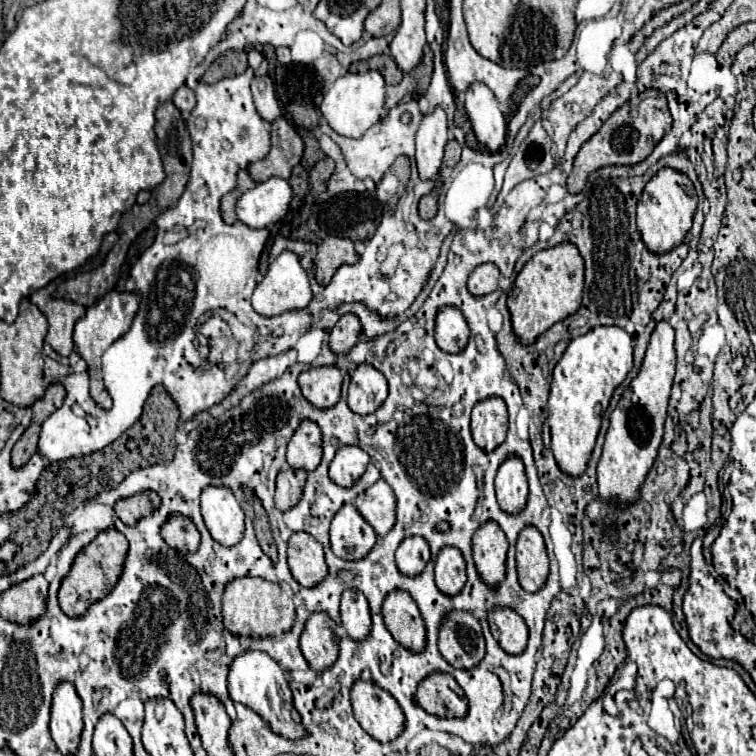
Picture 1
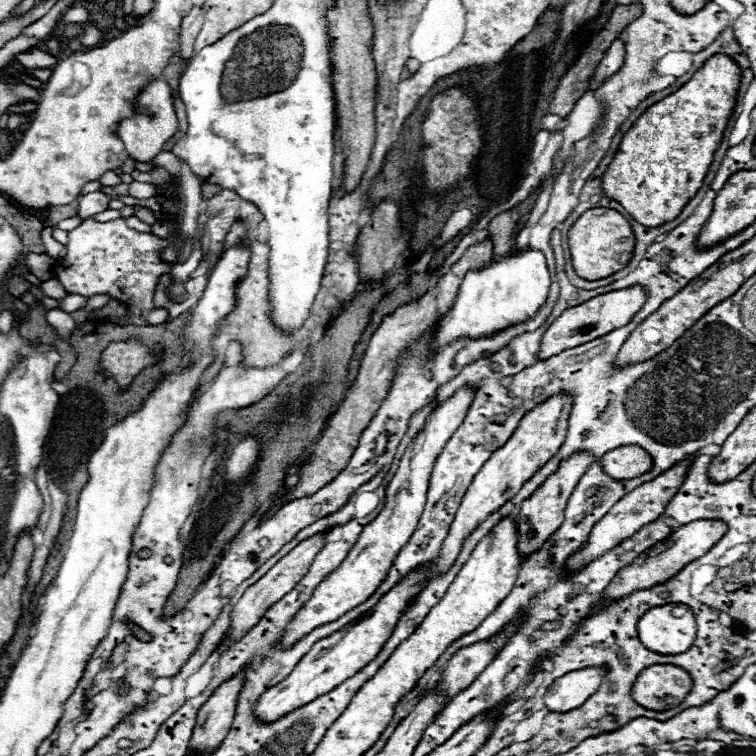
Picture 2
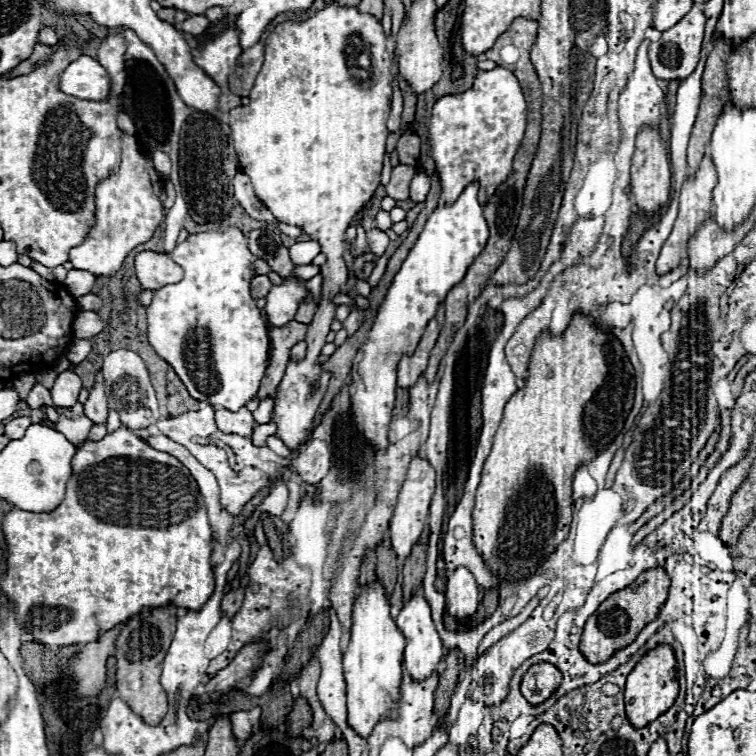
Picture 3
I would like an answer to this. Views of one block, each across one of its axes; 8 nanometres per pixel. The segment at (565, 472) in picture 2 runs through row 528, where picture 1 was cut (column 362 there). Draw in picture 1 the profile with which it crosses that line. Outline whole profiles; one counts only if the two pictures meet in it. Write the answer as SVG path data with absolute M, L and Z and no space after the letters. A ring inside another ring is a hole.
M346 502L332 518L330 546L340 558L364 558L376 542L376 532L360 516L354 502Z

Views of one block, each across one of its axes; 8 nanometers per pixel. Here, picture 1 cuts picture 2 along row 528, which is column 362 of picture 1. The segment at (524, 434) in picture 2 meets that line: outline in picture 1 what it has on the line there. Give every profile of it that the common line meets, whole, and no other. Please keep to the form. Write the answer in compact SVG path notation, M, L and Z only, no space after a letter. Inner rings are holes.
M342 446L330 462L330 478L338 486L352 486L364 474L368 460L370 456L358 446Z

